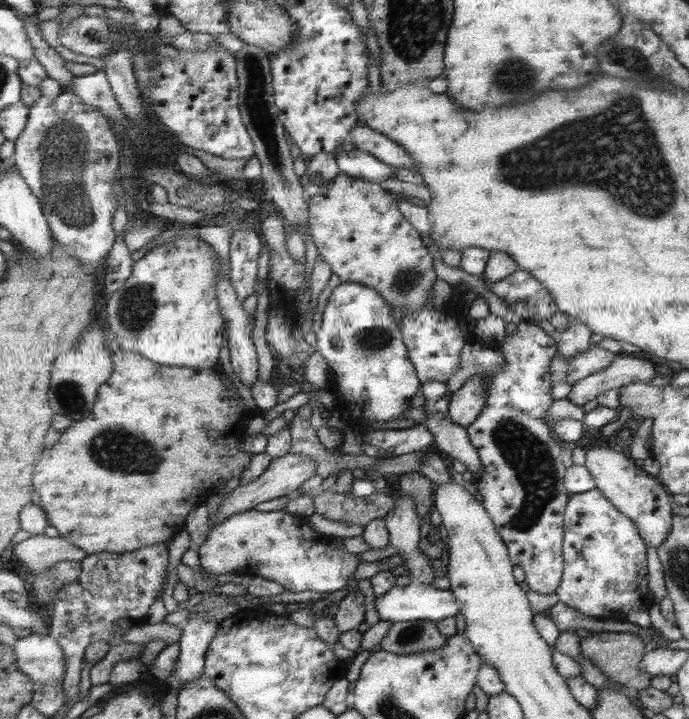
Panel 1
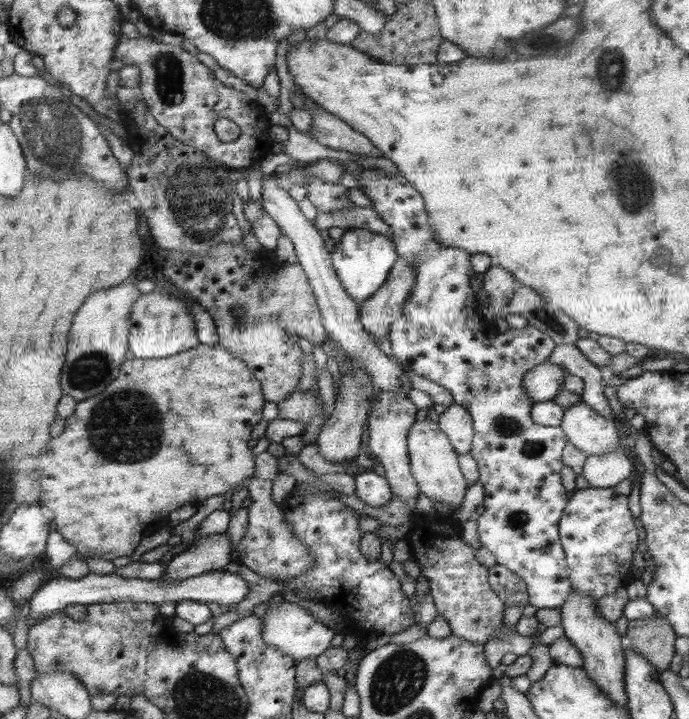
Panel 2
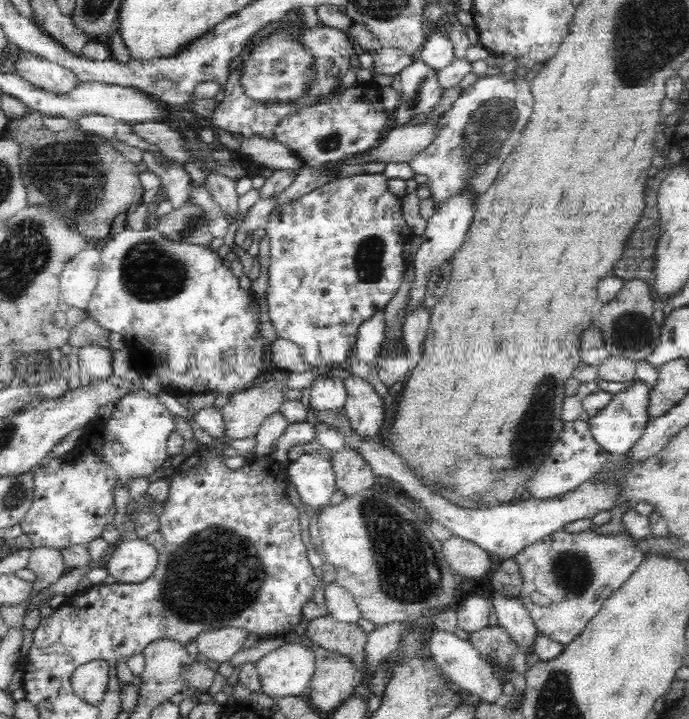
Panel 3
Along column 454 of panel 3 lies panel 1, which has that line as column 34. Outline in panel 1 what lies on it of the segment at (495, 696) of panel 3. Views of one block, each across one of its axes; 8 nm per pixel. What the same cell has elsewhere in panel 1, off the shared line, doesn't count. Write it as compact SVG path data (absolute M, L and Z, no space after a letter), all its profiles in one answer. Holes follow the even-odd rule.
M31 634L14 644L20 668L37 686L62 683L65 655L49 634Z

